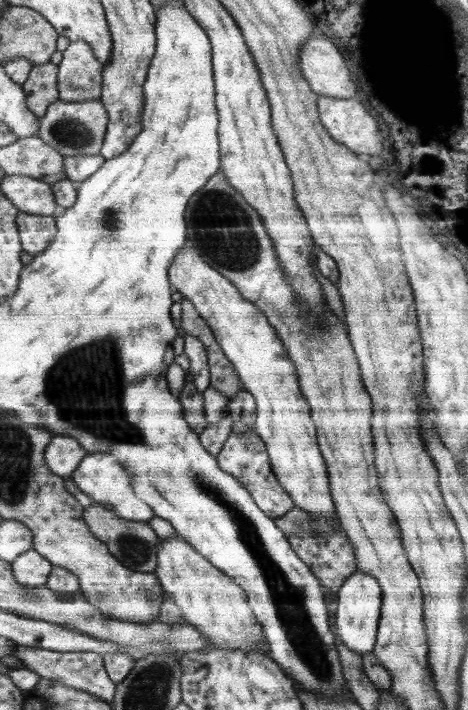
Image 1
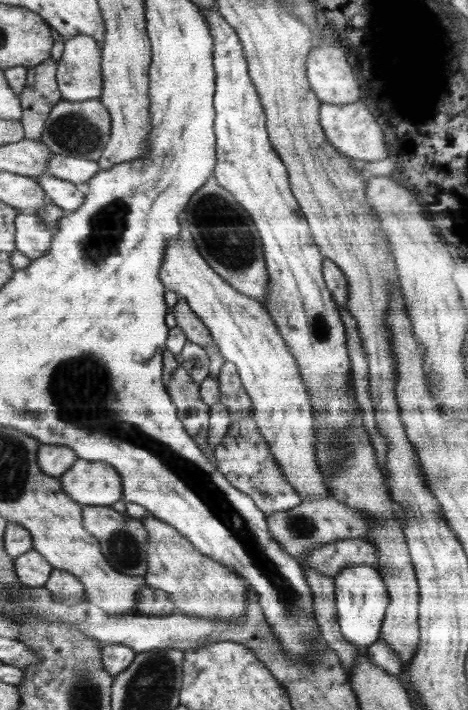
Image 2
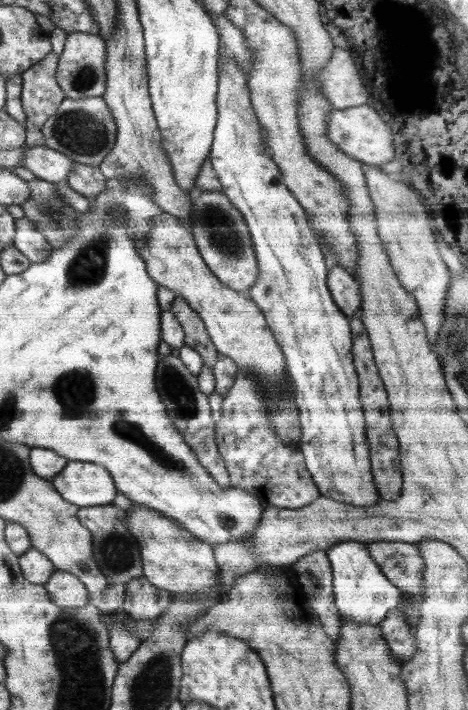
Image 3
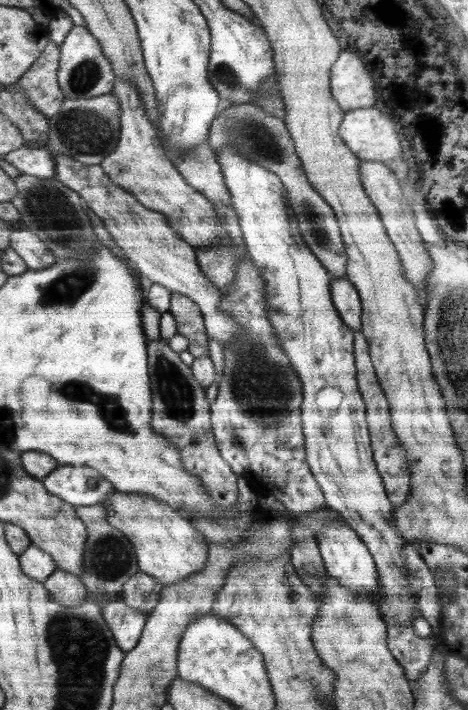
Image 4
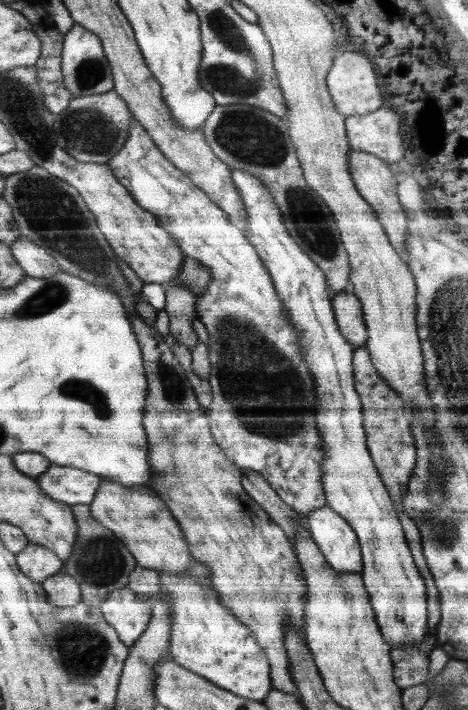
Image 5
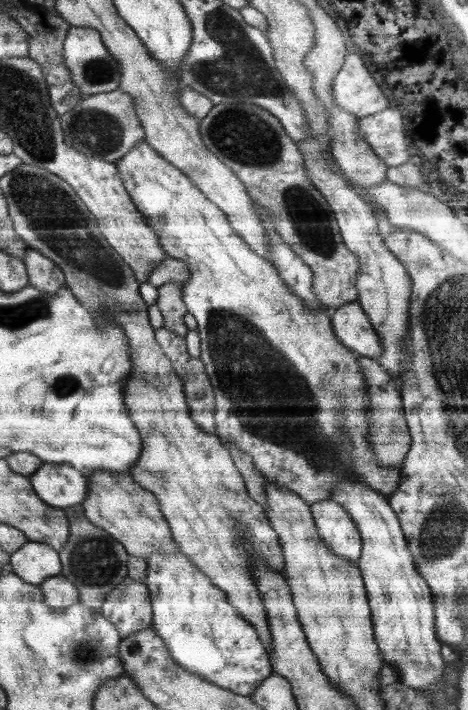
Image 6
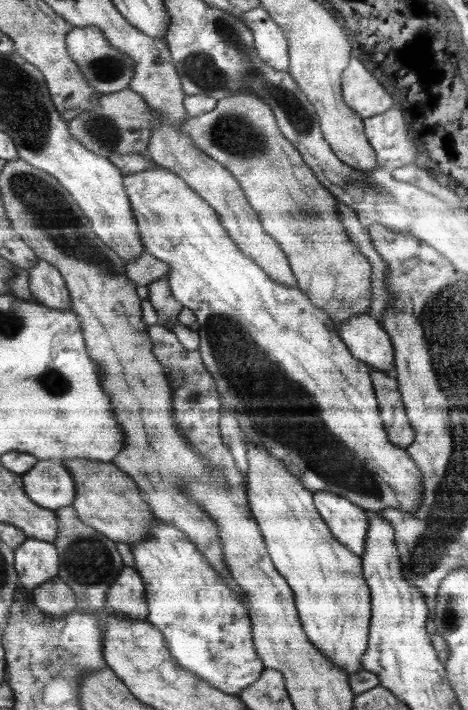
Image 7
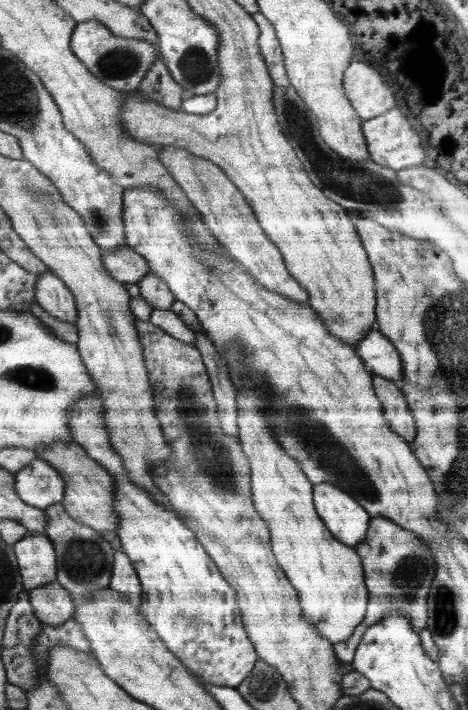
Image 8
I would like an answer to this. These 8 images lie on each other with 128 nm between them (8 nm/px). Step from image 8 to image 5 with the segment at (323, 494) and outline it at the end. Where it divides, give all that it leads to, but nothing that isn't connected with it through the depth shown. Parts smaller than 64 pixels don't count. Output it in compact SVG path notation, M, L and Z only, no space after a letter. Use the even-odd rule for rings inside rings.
M326 505L312 510L306 520L312 540L316 542L330 567L338 572L361 572L361 546L345 518Z

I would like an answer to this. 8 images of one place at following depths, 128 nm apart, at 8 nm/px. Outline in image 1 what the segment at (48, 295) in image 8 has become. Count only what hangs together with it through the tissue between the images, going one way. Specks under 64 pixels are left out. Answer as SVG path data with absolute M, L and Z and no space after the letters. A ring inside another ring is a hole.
M26 213L18 214L19 237L24 252L33 256L42 253L57 233L55 217Z

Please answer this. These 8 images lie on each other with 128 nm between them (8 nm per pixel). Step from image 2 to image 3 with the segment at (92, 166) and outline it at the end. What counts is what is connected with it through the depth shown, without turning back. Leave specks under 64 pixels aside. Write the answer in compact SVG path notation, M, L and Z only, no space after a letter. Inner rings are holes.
M45 146L30 147L22 166L48 183L66 182L74 164L67 157Z

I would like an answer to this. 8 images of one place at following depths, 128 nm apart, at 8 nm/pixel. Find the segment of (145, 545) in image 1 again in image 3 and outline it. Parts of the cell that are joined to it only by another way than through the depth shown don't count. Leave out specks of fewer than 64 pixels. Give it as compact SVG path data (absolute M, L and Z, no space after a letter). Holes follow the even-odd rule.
M114 504L79 507L77 517L80 524L91 532L94 561L100 567L100 571L108 577L110 583L124 584L143 576L140 545L138 539L130 533L130 529L124 523L125 510Z

